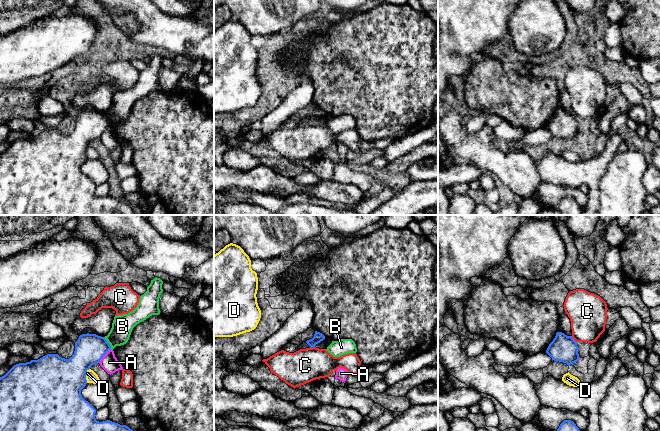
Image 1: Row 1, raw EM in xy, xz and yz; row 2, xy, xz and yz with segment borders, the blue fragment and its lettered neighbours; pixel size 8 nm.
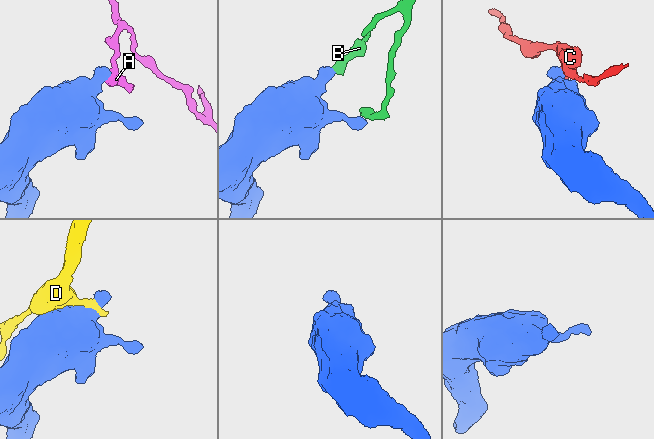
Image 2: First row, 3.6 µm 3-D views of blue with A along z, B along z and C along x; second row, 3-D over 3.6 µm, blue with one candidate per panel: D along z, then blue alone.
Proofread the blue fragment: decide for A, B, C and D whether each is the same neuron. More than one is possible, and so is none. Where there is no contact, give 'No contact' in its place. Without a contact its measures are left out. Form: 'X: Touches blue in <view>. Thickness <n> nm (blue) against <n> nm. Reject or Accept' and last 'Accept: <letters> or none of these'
A: Touches blue in xy. Thickness 240 nm (blue) against 140 nm. Reject
B: Touches blue in xy. Thickness 240 nm (blue) against 170 nm. Reject
C: Touches blue in yz. Thickness 220 nm (blue) against 300 nm. Reject
D: Touches blue in xy. Thickness 440 nm (blue) against 90 nm. Reject
Accept: none of these

